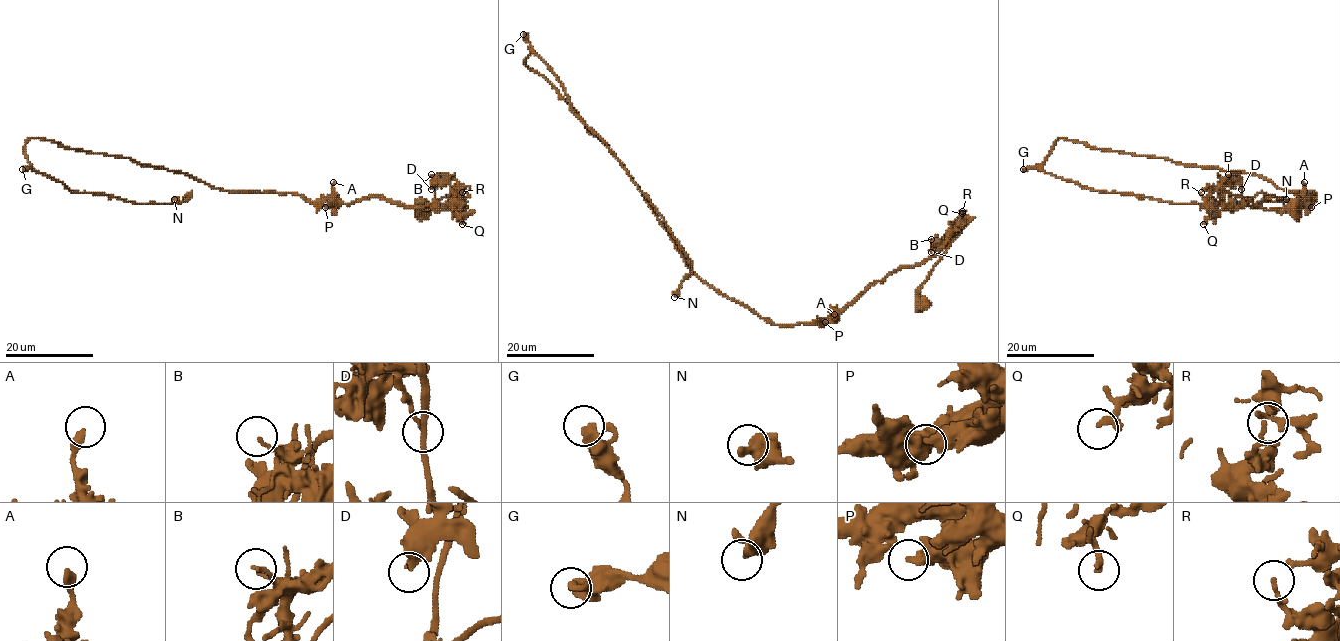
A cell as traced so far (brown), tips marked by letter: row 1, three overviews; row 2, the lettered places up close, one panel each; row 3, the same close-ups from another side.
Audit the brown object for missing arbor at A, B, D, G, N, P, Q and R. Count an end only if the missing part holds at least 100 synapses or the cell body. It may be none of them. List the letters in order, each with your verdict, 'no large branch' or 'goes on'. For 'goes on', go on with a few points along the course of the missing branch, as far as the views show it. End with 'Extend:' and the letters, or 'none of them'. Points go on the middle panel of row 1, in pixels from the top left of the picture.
A: no large branch
B: no large branch
D: no large branch
G: no large branch
N: no large branch
P: no large branch
Q: no large branch
R: no large branch
Extend: none of them

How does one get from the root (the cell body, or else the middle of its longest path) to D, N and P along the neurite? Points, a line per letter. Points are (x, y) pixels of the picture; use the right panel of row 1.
D: (1293, 207), (1264, 210), (1244, 197), (1218, 189), (1236, 181), (1241, 189)
N: (1293, 207), (1217, 192), (1235, 207), (1315, 193), (1063, 137), (1042, 168), (1171, 203), (1286, 199)
P: (1293, 207), (1264, 210), (1220, 188), (1217, 192), (1227, 205), (1235, 207), (1255, 206), (1269, 196), (1311, 207)

